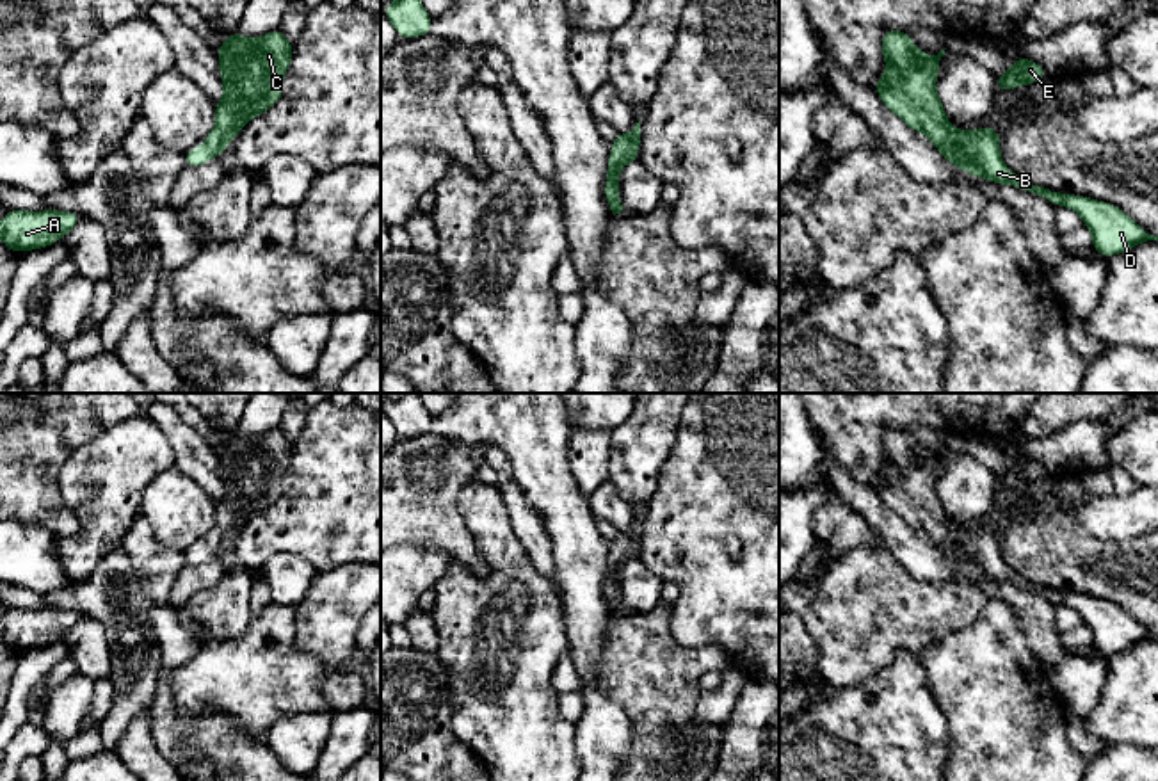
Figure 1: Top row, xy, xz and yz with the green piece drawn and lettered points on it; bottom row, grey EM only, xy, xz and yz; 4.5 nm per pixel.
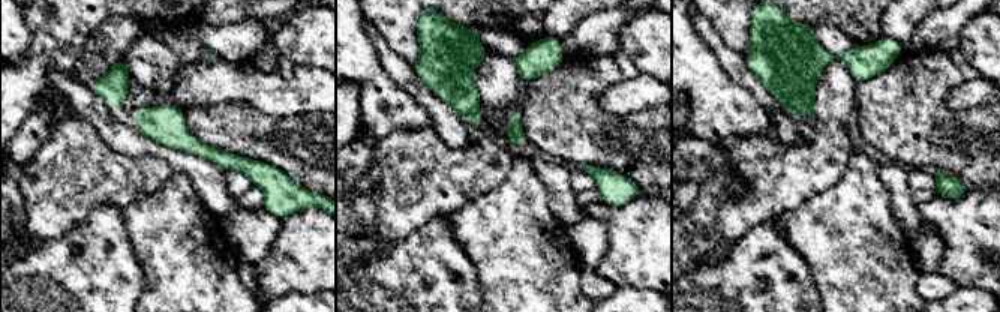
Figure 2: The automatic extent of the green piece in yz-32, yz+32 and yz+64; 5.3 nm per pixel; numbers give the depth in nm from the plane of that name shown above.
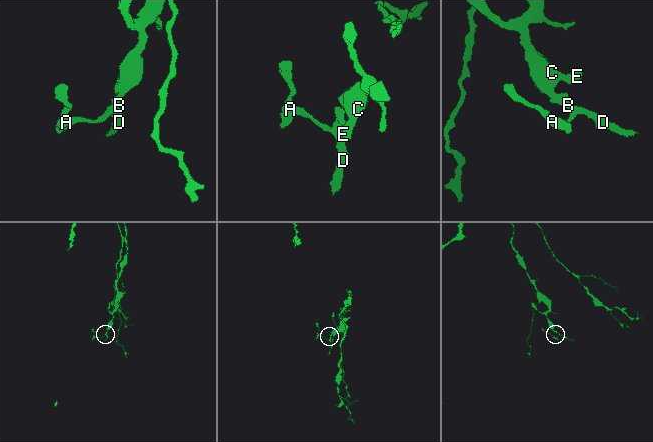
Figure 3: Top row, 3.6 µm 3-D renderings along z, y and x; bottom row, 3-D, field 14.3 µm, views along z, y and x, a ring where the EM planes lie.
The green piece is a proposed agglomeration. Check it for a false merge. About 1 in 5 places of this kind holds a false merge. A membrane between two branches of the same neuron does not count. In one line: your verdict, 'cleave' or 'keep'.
keep

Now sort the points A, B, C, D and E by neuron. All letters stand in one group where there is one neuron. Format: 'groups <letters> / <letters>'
groups A B C D E

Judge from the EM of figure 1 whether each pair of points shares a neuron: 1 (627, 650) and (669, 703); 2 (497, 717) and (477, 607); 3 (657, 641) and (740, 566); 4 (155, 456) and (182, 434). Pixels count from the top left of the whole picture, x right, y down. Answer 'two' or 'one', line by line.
1: one
2: one
3: two
4: two

